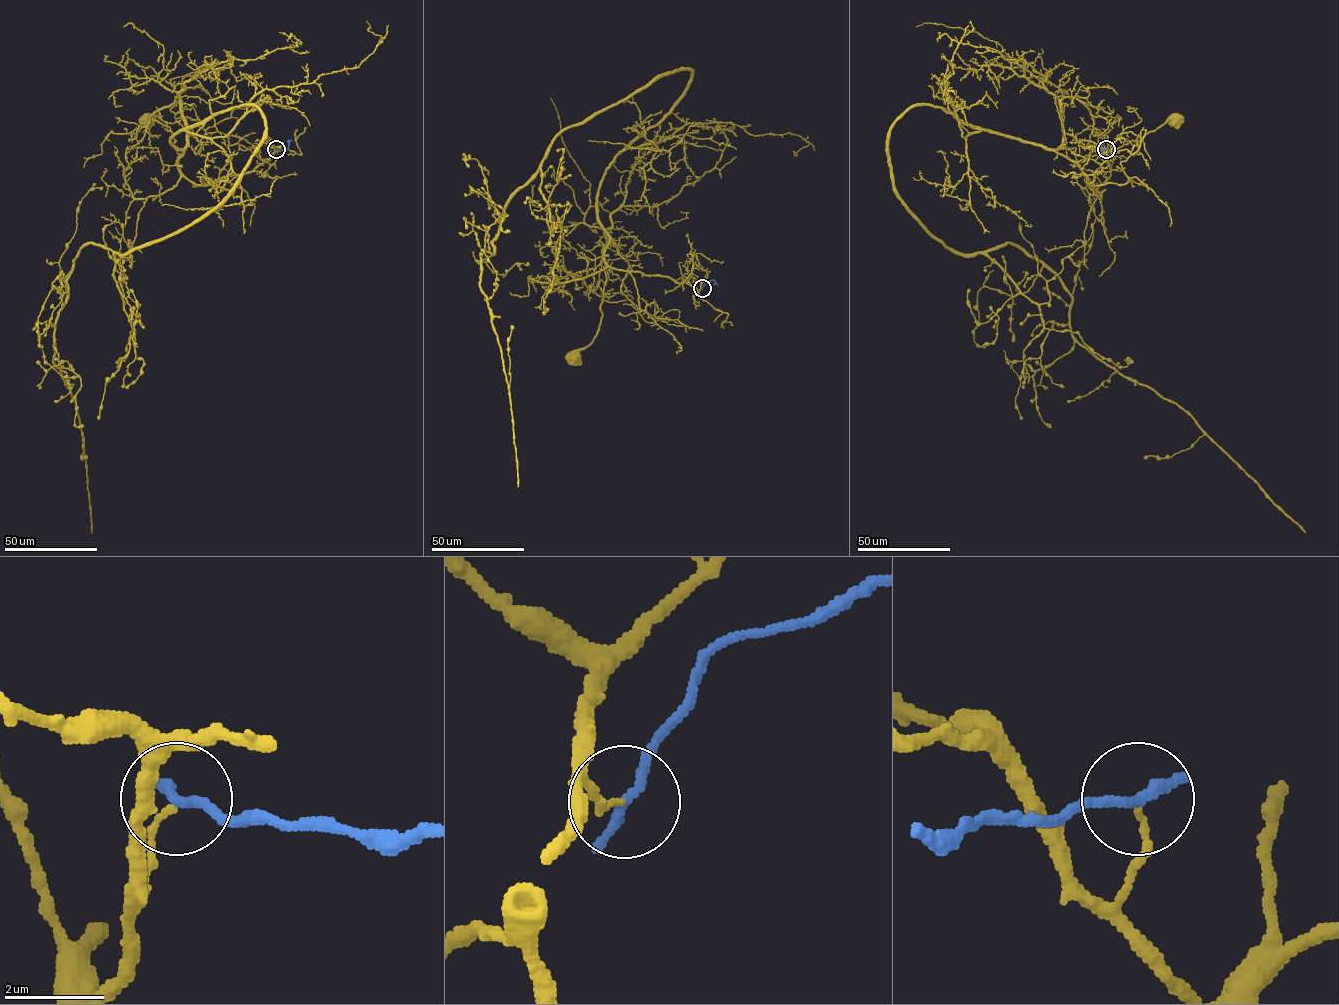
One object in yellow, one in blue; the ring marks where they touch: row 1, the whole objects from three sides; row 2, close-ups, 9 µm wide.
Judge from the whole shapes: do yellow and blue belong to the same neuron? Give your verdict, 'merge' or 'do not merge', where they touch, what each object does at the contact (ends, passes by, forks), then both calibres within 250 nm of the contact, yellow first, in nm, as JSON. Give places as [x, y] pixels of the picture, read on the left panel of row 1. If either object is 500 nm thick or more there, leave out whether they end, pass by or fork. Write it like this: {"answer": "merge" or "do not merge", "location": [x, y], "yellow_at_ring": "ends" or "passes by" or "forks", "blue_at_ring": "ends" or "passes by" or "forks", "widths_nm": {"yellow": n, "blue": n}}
{"answer": "do not merge", "location": [276, 149], "yellow_at_ring": "ends", "blue_at_ring": "passes by", "widths_nm": {"yellow": 110, "blue": 180}}

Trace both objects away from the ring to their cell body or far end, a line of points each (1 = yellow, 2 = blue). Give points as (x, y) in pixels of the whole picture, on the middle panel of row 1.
1: (702, 288), (698, 290), (668, 277), (616, 270), (605, 259), (601, 324), (594, 339), (576, 358)
2: (702, 288), (712, 280), (718, 285)

